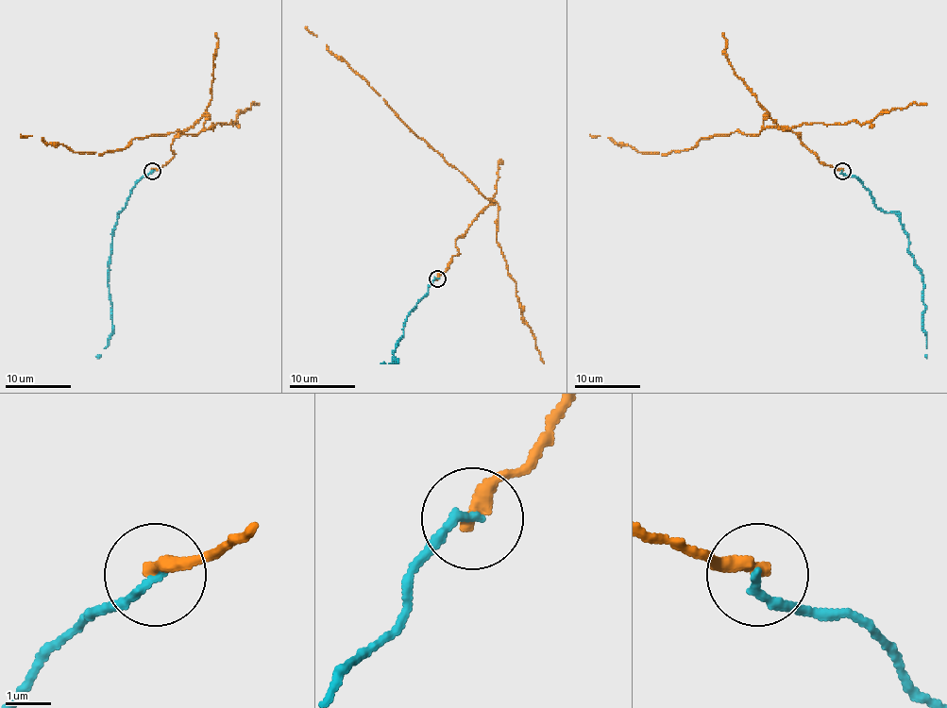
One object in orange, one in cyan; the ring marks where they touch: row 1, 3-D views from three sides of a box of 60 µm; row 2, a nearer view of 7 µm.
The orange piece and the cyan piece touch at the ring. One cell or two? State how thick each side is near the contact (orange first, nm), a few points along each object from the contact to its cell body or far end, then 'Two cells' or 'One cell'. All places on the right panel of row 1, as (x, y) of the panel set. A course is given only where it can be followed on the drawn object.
Thickness 340 nm (orange) against 180 nm. Course of orange: (841, 170), (821, 163), (768, 114), (758, 134), (702, 138), (667, 154), (637, 152), (590, 134). Course of cyan: (841, 170), (870, 192), (877, 208), (899, 217), (908, 239), (908, 253), (921, 275), (926, 356). One cell

